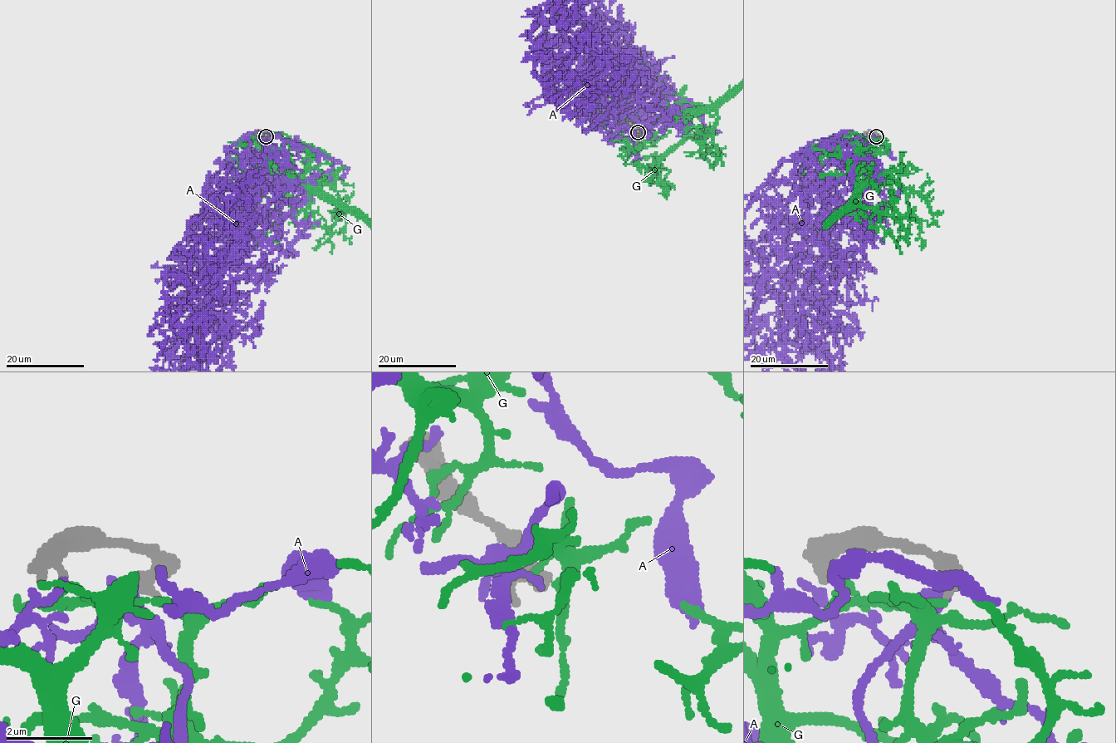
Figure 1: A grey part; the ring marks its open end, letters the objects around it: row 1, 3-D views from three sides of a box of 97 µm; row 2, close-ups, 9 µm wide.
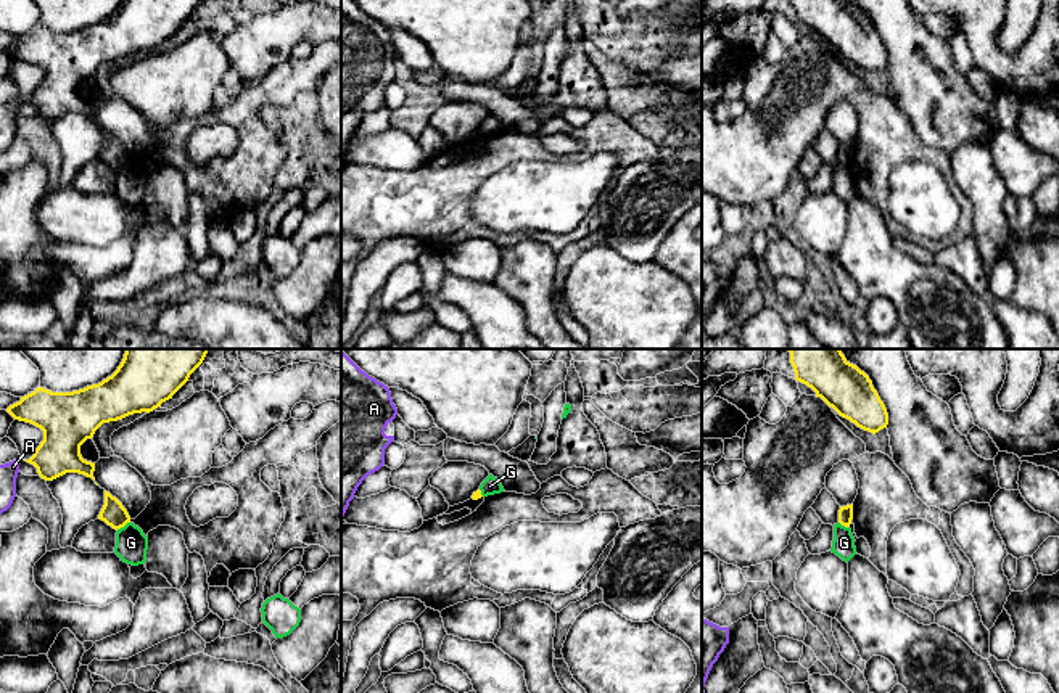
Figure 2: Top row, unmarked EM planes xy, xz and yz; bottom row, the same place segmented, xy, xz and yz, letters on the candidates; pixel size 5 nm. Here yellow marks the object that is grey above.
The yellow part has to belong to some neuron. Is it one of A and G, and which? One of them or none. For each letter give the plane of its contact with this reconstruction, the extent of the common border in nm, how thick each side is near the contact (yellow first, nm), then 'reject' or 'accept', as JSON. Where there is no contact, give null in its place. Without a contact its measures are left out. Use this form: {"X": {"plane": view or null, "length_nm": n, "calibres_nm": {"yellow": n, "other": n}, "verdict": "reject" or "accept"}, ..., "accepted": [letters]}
{"A": {"plane": null, "verdict": "accept"}, "G": {"plane": "xy", "length_nm": 80, "calibres_nm": {"yellow": 120, "other": 160}, "verdict": "reject"}, "accepted": ["A"]}

